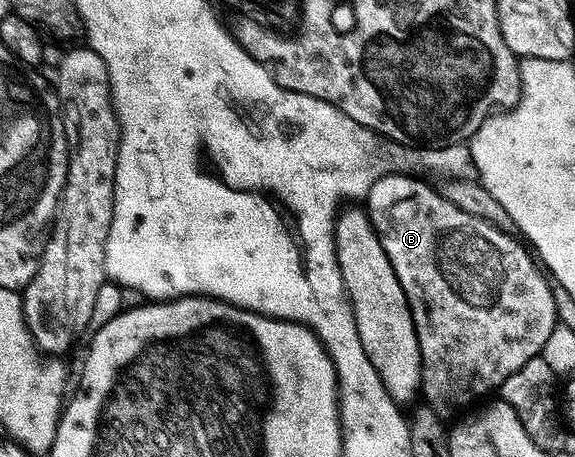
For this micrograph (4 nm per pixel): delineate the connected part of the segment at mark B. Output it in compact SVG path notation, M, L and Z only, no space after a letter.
M390 172L379 180L375 180L375 184L371 184L367 195L367 203L369 202L367 213L379 236L379 244L383 244L383 252L387 252L387 260L391 260L391 268L395 268L395 276L399 276L399 284L403 284L407 304L411 308L411 316L415 320L415 332L421 353L420 393L423 398L425 394L424 401L432 410L439 415L448 416L452 410L457 410L460 406L467 405L468 402L474 401L473 403L476 403L489 396L484 396L484 394L489 394L492 390L494 393L504 384L507 376L511 376L511 372L523 368L523 364L527 364L527 360L540 355L552 330L559 325L555 296L553 295L554 287L551 285L550 279L543 273L542 267L535 261L534 255L516 237L513 239L511 235L504 234L504 229L500 225L493 225L487 219L463 212L462 208L457 208L455 204L451 204L450 201L439 196L439 192L429 182L420 182L419 179L408 178L407 175L408 173L405 172Z

